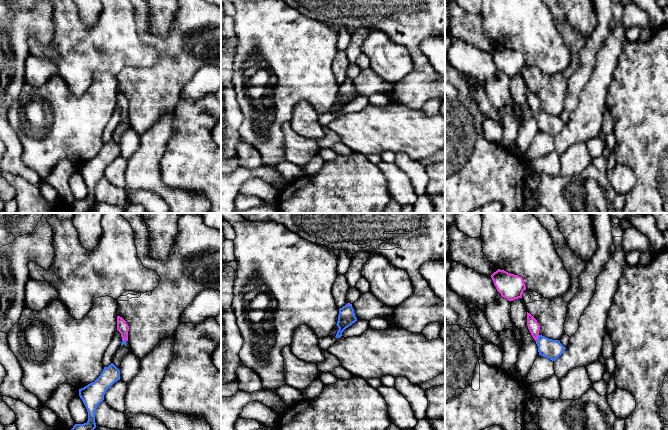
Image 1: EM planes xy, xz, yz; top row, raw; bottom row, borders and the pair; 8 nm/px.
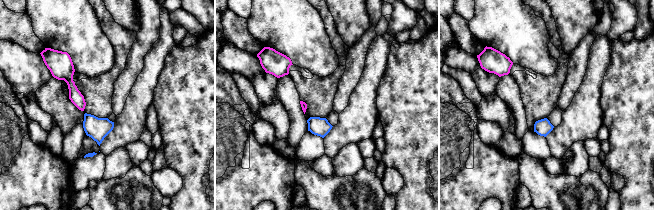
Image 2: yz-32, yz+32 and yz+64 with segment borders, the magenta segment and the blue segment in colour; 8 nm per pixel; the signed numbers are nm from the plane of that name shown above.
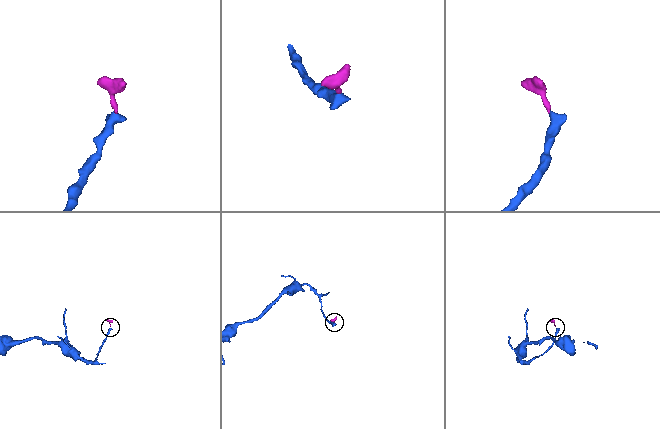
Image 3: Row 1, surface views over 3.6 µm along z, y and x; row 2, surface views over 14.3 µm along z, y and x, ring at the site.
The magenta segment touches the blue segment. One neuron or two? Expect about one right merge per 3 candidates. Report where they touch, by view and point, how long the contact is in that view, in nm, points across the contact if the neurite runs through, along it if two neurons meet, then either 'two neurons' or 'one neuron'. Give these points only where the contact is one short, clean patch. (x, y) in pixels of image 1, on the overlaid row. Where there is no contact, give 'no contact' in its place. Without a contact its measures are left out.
contact yz (537, 338); length 60 nm; way yz (533, 326), (537, 338), (548, 348), (552, 349); one neuron

